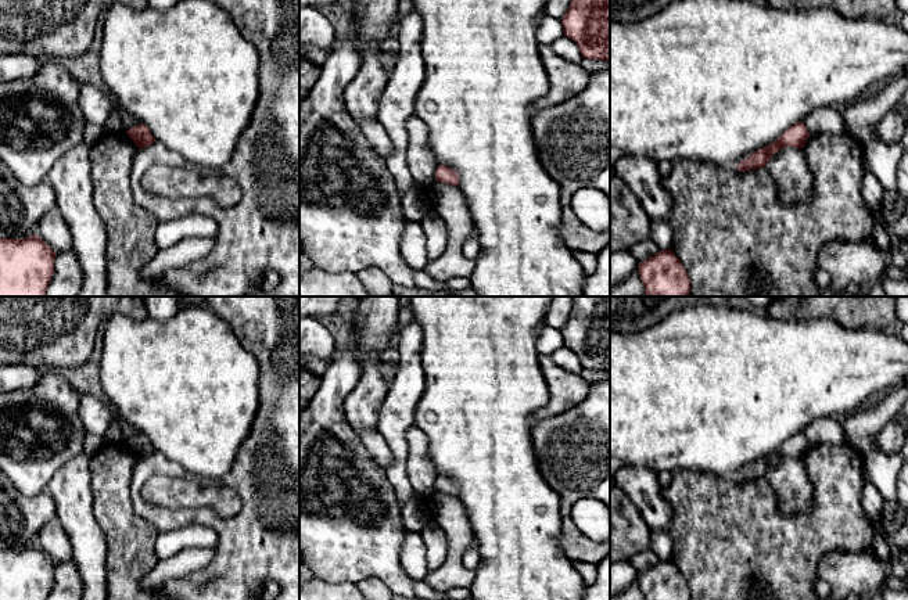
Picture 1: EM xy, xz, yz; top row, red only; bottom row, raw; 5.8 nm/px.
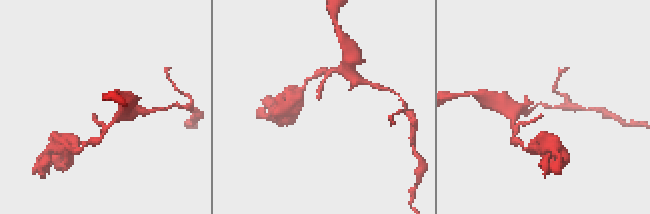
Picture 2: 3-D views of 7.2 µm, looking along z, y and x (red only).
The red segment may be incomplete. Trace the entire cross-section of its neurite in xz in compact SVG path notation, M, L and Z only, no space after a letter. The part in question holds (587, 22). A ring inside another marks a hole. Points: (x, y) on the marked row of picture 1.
M571 0L560 21L584 58L610 61L610 0Z

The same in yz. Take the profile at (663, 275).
M671 249L658 251L638 266L647 297L688 297L690 280Z

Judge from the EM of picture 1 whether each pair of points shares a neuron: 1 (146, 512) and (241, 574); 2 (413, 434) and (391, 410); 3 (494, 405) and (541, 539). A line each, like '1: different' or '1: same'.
1: same
2: different
3: same

